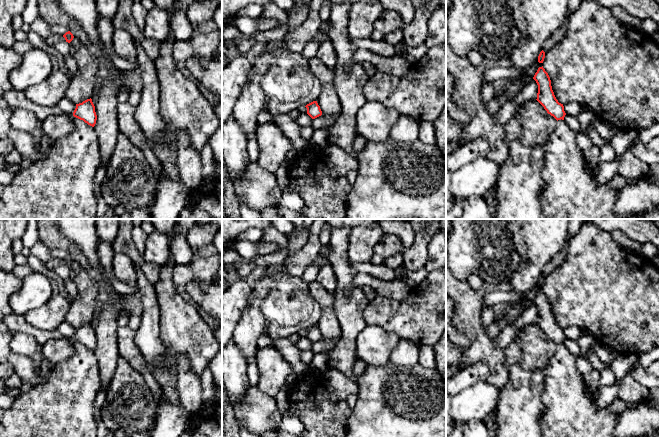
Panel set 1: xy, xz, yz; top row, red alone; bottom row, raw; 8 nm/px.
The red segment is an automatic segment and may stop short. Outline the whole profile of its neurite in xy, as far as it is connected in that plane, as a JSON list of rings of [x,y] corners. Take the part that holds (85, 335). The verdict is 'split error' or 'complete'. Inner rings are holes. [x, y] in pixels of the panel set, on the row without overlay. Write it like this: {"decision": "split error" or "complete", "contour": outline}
{"decision": "complete", "contour": [[[90,322],[82,327],[76,328],[73,340],[94,351],[96,348],[97,339],[92,323]]]}

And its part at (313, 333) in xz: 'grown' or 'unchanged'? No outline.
unchanged

